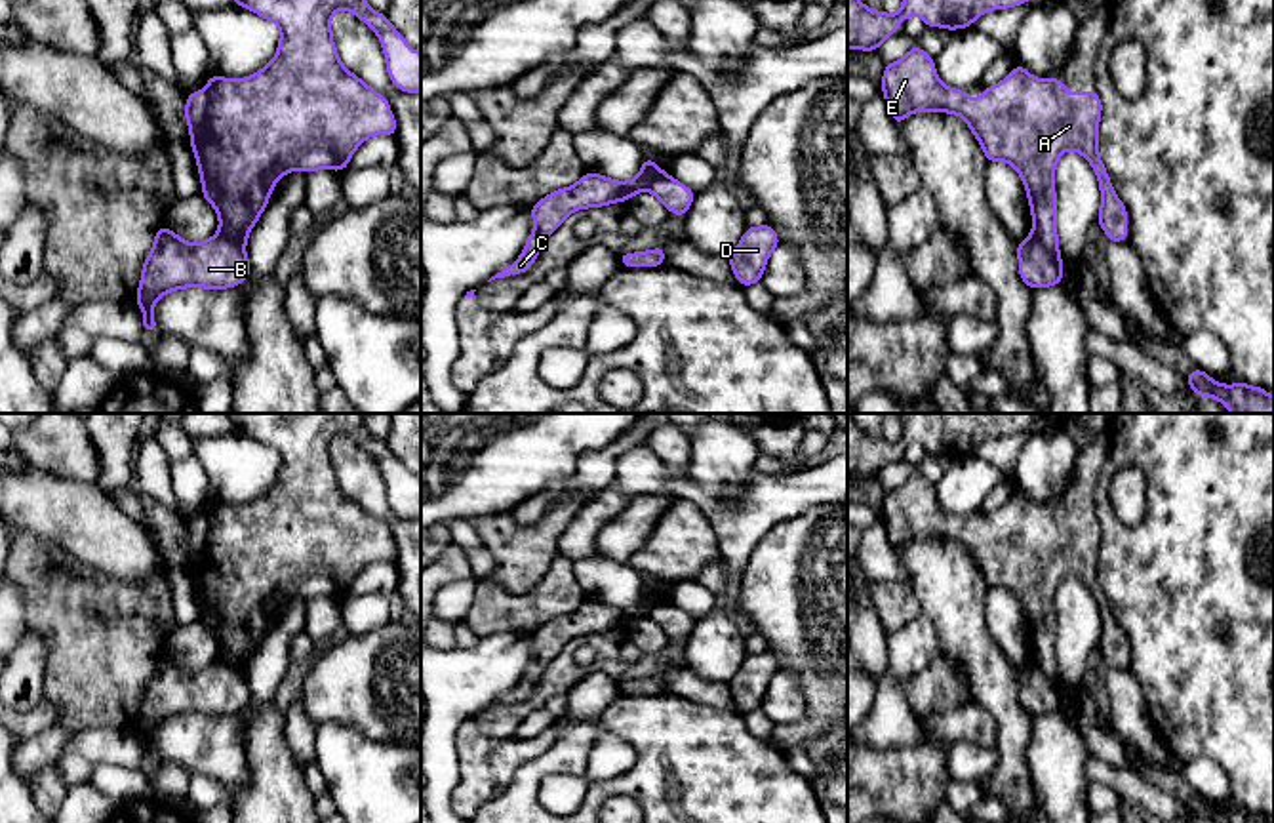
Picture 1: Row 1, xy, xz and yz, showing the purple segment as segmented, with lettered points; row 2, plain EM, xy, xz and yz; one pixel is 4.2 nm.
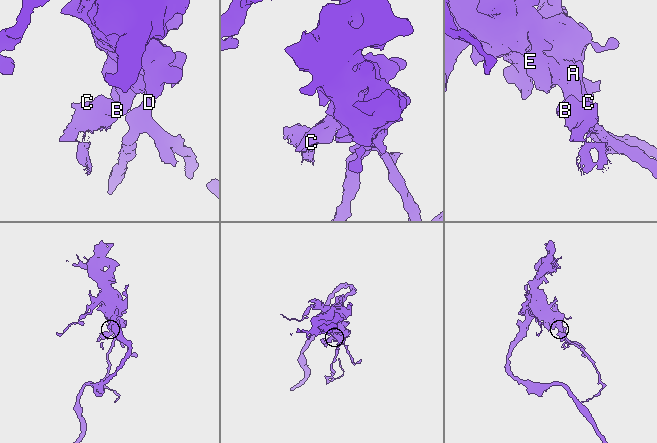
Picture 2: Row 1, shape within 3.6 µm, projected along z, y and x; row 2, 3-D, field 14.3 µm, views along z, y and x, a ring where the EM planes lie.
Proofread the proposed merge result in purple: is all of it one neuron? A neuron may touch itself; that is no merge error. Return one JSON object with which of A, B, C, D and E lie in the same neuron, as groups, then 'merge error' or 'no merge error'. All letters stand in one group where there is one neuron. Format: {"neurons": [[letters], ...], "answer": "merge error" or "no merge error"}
{"neurons": [["A", "D", "E"], ["B", "C"]], "answer": "merge error"}

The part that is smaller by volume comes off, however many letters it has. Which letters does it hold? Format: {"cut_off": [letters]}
{"cut_off": ["B", "C"]}

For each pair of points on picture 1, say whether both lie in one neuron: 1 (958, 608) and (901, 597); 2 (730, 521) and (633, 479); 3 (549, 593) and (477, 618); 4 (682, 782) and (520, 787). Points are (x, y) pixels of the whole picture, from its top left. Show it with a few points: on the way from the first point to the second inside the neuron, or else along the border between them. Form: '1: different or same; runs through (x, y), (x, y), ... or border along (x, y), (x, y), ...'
1: different; border along (909, 585), (922, 610)
2: same; runs through (705, 500), (682, 486), (657, 481)
3: same; runs through (532, 608), (528, 612), (494, 612)
4: same; runs through (642, 783), (595, 785), (574, 764), (560, 764)

